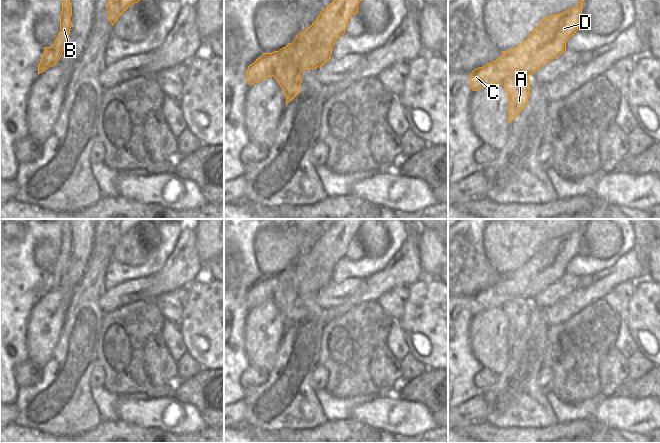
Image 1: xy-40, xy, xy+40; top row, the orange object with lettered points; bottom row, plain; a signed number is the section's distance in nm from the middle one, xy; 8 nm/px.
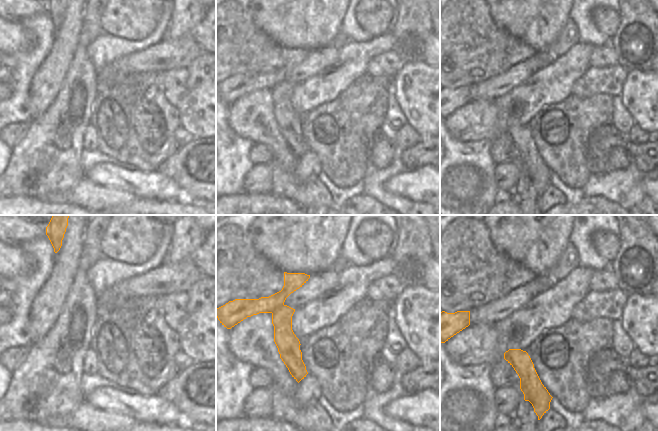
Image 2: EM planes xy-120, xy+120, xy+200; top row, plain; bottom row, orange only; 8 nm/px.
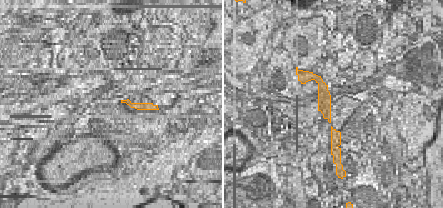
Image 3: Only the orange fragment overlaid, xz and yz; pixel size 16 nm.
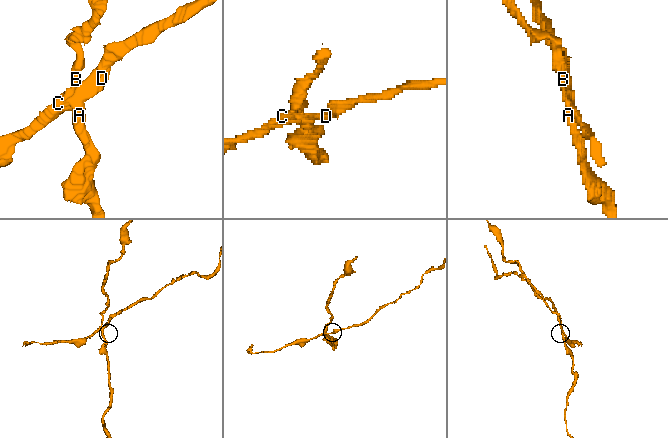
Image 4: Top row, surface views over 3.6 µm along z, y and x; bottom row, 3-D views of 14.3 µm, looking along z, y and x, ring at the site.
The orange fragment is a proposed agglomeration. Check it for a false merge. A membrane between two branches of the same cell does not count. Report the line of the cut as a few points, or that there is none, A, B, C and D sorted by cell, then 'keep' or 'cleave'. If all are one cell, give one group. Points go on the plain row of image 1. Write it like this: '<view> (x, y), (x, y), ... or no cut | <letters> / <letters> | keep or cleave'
xy (291, 267), (291, 276), (284, 283), (289, 284), (300, 296) | A B / C D | cleave

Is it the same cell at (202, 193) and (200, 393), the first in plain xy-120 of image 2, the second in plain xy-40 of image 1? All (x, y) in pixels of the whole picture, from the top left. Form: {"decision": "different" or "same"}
{"decision": "same"}

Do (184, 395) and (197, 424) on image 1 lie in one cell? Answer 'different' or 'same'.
different

